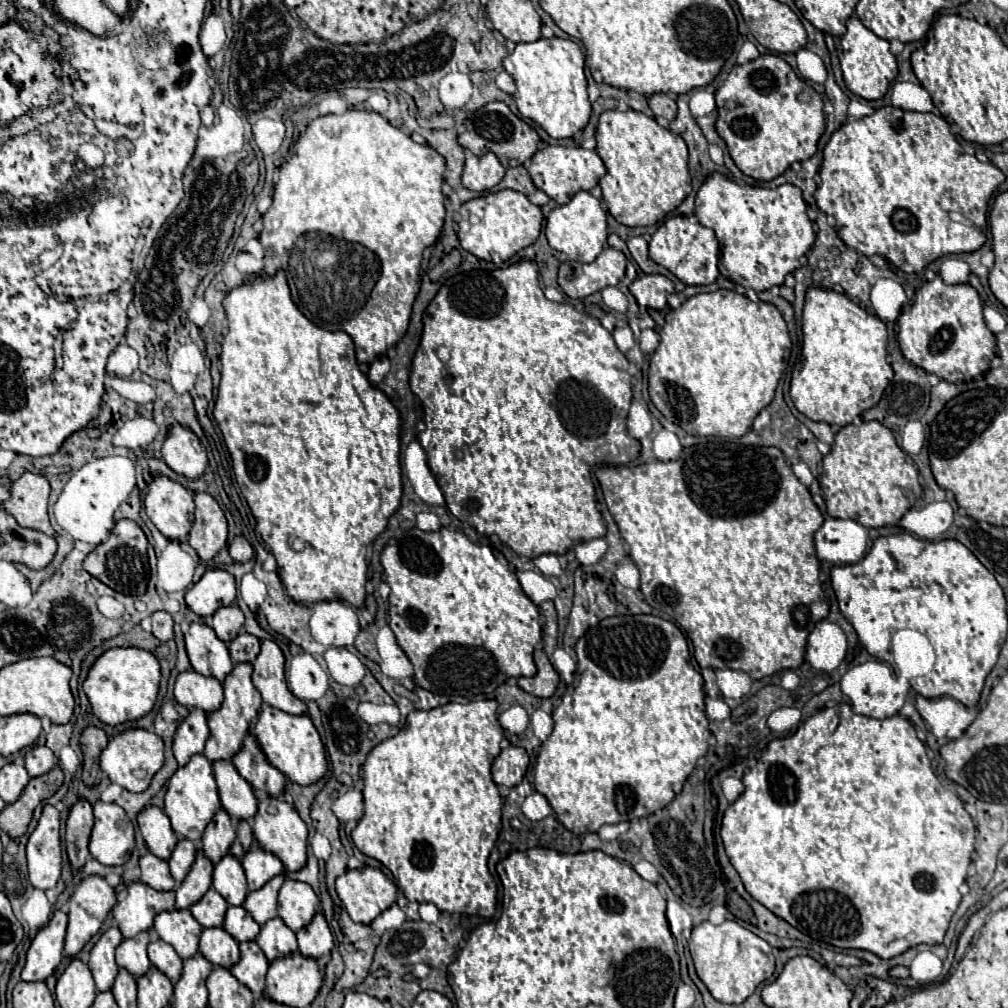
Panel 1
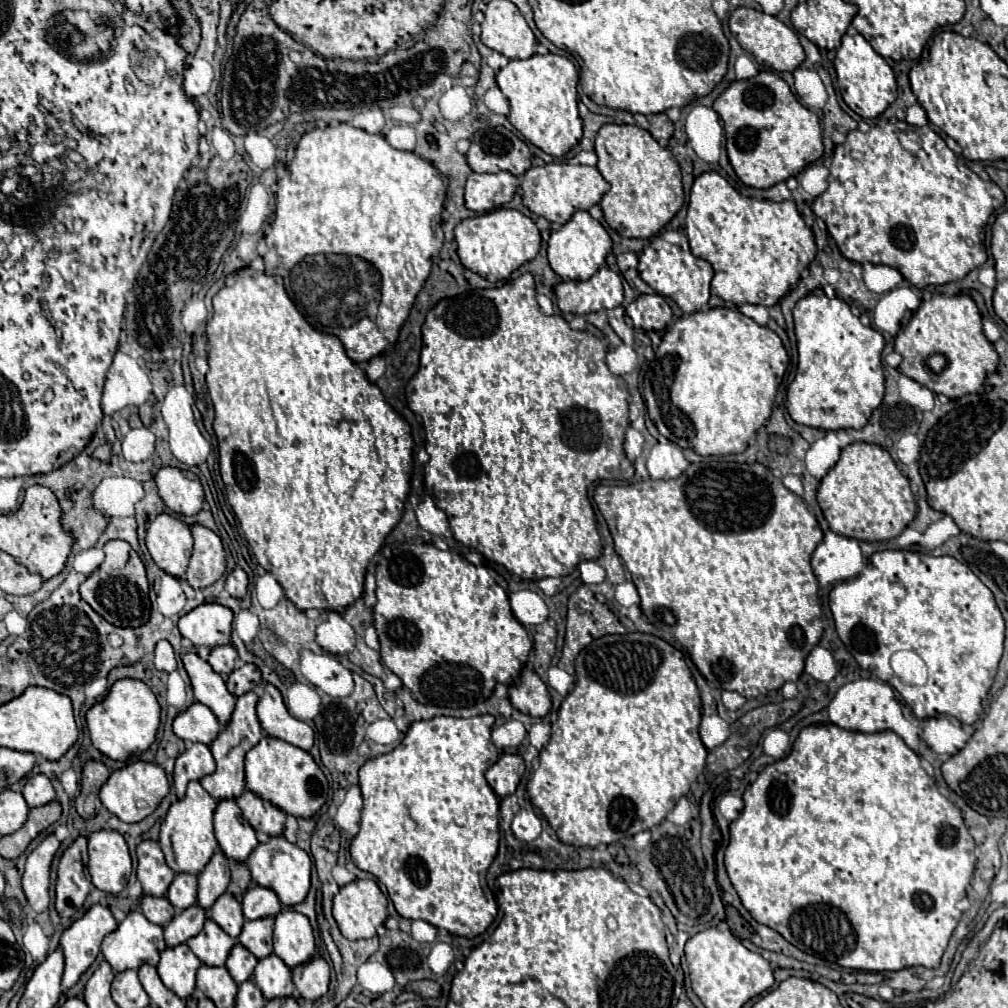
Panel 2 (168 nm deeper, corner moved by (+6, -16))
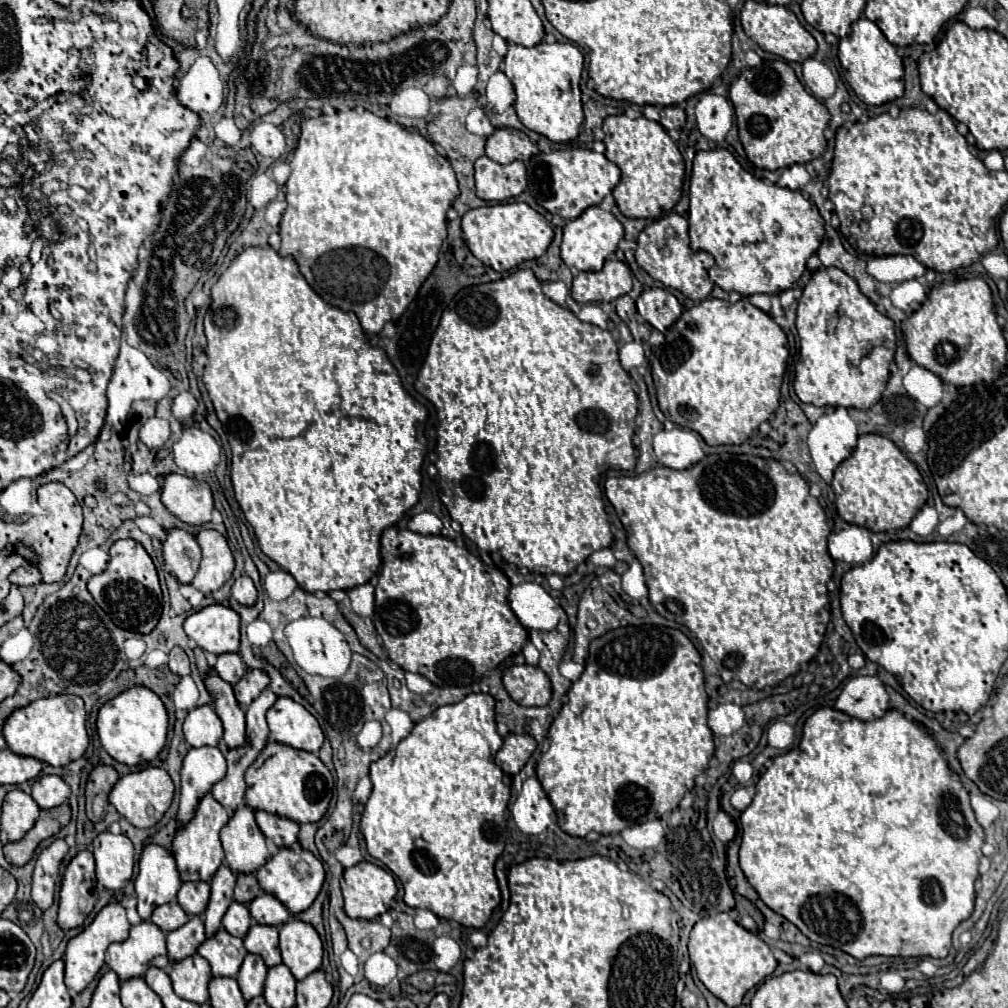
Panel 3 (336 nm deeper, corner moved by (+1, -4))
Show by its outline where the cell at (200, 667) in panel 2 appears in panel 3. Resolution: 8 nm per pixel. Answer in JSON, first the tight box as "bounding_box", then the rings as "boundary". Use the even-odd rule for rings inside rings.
{"bounding_box":[204,670,244,748],"boundary":[[[208,670],[204,684],[214,700],[214,710],[224,724],[224,744],[228,748],[244,744],[244,710],[238,704],[234,690],[214,670]]]}

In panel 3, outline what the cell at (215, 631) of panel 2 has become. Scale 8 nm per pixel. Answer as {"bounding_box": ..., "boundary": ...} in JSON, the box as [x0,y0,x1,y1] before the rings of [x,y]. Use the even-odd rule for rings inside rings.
{"bounding_box":[184,604,240,654],"boundary":[[[210,604],[184,620],[184,632],[202,650],[212,654],[236,652],[240,646],[240,616],[228,606]]]}

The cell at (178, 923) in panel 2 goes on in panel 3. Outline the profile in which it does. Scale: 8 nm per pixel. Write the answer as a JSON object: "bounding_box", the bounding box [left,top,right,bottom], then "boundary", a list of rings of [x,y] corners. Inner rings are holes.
{"bounding_box":[168,916,206,960],"boundary":[[[190,916],[182,928],[168,932],[168,956],[170,960],[180,960],[192,956],[196,948],[206,940],[206,932],[202,928],[202,916]]]}

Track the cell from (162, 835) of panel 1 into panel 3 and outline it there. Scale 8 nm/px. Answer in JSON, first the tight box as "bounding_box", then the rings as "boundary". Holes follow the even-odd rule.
{"bounding_box":[136,844,182,920],"boundary":[[[146,844],[140,858],[140,872],[136,878],[138,914],[148,920],[152,910],[176,898],[182,880],[168,848],[158,844]]]}

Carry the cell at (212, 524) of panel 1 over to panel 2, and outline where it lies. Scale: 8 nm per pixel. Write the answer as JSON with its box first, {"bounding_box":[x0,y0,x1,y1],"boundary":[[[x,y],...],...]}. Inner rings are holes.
{"bounding_box":[185,524,225,590],"boundary":[[[199,524],[191,528],[191,534],[195,538],[195,548],[191,562],[187,566],[185,578],[195,590],[203,590],[217,582],[225,572],[225,550],[221,544],[221,538]]]}

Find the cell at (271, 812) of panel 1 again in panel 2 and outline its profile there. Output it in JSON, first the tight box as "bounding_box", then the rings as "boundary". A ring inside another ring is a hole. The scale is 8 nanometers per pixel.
{"bounding_box":[247,836,311,908],"boundary":[[[275,836],[275,838],[269,838],[267,844],[259,844],[253,850],[253,856],[249,856],[247,868],[251,872],[253,882],[257,886],[273,890],[285,908],[291,908],[291,906],[303,902],[307,892],[309,892],[309,886],[311,886],[311,858],[305,850],[287,842],[283,836]]]}

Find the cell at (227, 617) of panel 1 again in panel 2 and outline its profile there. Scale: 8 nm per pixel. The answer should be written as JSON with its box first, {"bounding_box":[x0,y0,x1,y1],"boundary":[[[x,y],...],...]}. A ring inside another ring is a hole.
{"bounding_box":[209,644,237,674],"boundary":[[[227,644],[225,648],[213,648],[211,656],[209,656],[209,664],[217,674],[231,674],[235,670],[235,658],[237,658],[237,650],[233,648],[233,644]]]}

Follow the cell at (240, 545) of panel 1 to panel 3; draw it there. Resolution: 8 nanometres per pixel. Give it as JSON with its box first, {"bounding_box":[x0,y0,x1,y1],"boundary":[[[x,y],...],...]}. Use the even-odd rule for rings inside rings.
{"bounding_box":[232,574,256,604],"boundary":[[[242,574],[232,582],[232,598],[240,604],[254,604],[256,602],[256,586],[248,574]]]}

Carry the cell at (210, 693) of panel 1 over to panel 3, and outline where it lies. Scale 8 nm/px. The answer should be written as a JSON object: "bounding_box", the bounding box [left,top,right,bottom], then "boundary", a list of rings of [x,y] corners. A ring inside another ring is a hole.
{"bounding_box":[184,704,222,746],"boundary":[[[208,704],[190,710],[184,720],[184,736],[190,746],[218,746],[222,732],[222,720]]]}

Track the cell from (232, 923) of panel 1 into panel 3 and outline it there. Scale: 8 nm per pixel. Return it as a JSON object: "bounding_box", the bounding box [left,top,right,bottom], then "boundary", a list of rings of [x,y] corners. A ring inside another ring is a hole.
{"bounding_box":[236,952,268,1000],"boundary":[[[248,952],[244,962],[242,962],[242,968],[240,968],[238,976],[236,976],[244,1000],[250,1000],[250,998],[262,994],[266,972],[268,970],[266,970],[266,964],[262,964],[262,958]]]}

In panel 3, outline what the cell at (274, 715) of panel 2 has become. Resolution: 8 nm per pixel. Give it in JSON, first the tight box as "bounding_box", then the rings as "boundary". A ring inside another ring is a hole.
{"bounding_box":[266,696,324,752],"boundary":[[[278,696],[266,718],[272,740],[308,752],[320,750],[324,742],[322,728],[318,720],[296,700],[290,700],[288,696]]]}

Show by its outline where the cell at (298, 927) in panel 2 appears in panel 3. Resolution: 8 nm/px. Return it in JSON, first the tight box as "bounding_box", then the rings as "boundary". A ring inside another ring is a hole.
{"bounding_box":[280,916,324,980],"boundary":[[[296,916],[280,928],[280,952],[282,962],[292,970],[296,980],[302,980],[322,966],[324,948],[316,928]]]}

